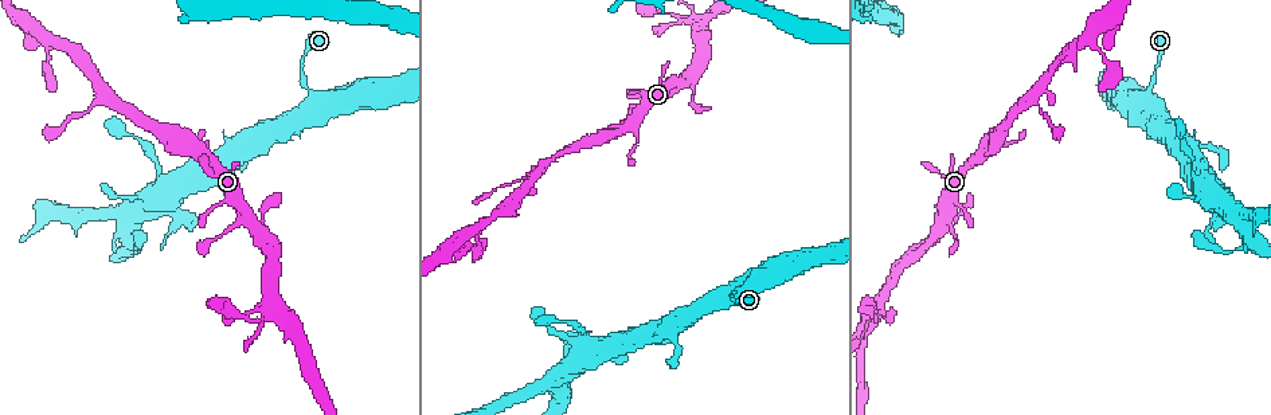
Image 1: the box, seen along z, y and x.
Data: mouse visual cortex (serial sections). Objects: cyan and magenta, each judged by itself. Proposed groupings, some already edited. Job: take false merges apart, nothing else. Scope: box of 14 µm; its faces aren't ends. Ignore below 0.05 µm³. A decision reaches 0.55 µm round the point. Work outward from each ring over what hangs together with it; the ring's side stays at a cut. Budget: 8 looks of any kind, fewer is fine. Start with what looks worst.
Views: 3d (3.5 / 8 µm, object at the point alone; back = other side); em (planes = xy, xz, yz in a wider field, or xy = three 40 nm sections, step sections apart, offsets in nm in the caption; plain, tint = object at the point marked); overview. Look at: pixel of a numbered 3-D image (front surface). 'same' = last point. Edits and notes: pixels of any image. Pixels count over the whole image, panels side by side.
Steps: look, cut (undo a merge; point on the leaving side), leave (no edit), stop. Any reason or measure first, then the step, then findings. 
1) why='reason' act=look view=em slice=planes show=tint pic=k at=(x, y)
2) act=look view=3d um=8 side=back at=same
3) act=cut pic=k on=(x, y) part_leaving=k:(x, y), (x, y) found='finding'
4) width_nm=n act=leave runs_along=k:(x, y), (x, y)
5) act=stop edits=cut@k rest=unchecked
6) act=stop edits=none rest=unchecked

why='abrupt turn' act=look view=3d um=3.5 pic=1 at=(255, 231)

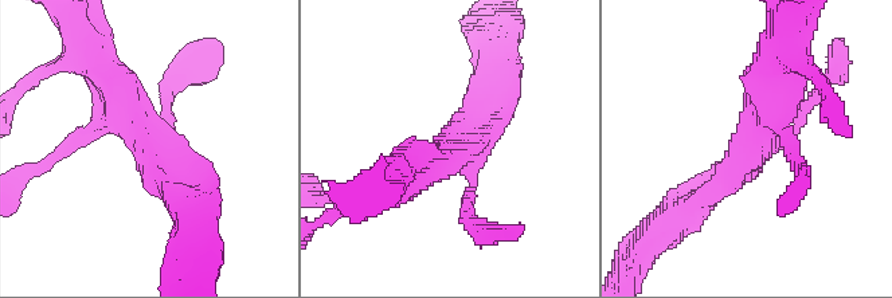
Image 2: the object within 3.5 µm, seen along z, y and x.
act=look view=em slice=xy step=2 show=tint pic=2 at=(757, 142)

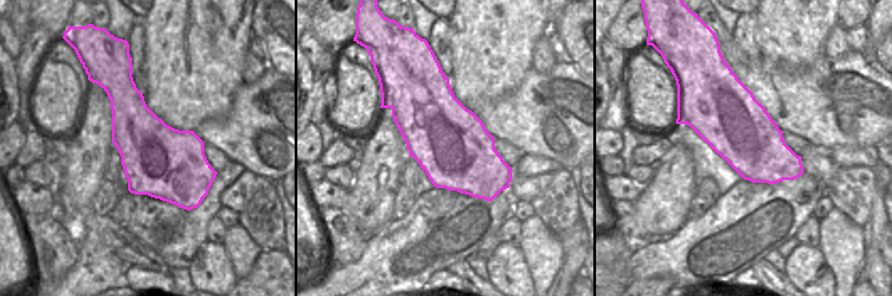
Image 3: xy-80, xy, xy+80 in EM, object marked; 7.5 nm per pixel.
width_nm=550 act=leave runs_along=2:(105, 69), (159, 176), (188, 200) found='one cell here'

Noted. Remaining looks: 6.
why='thin neck' act=look view=em slice=xy step=1 show=tint pic=1 at=(670, 25)

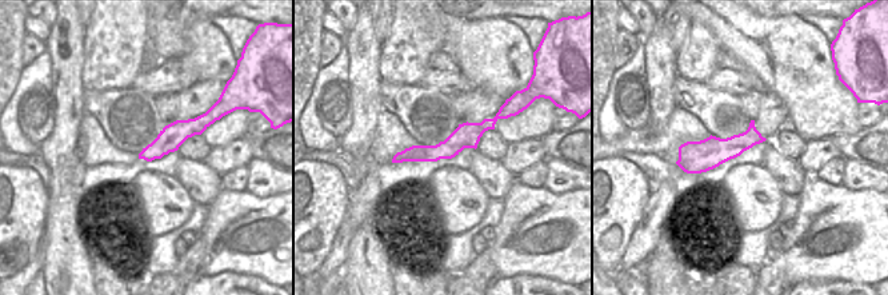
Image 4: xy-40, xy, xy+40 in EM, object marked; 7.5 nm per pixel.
why='see where the arms go' act=look view=3d um=3.5 at=same

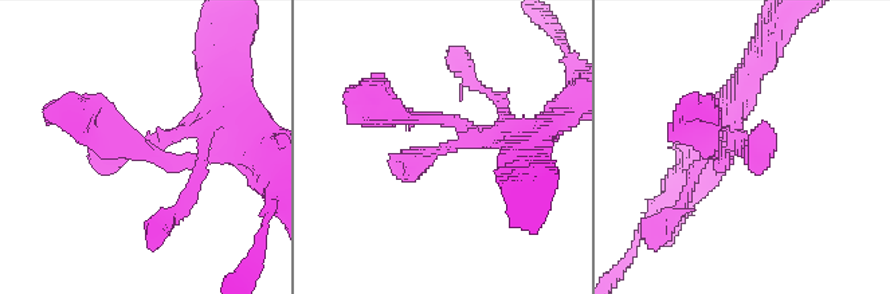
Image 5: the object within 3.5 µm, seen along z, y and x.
act=leave runs_along=4:(503, 114), (447, 150), (396, 159) found='continuous, no second cell'

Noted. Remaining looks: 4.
why='small branch off a trunk' act=look view=3d um=3.5 side=back pic=1 at=(110, 98)

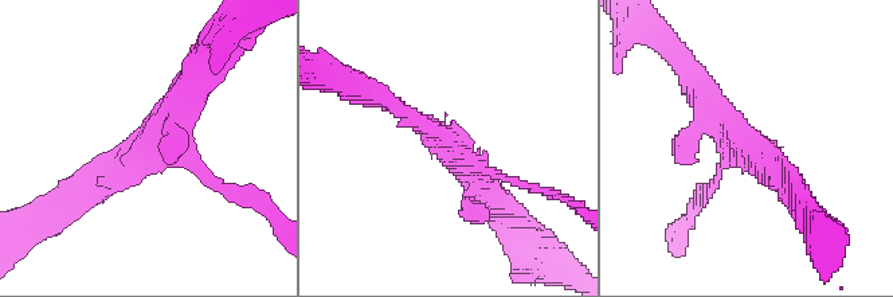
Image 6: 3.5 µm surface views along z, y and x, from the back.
act=look view=em slice=xy step=2 show=plain pic=6 at=(450, 147)

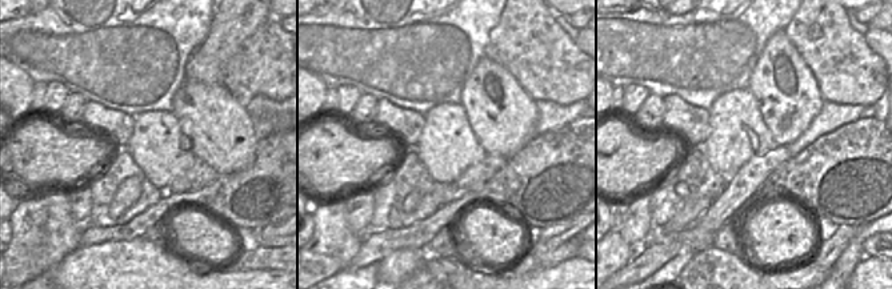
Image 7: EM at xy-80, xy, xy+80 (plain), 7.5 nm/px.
act=look view=em slice=xy step=2 show=tint at=same

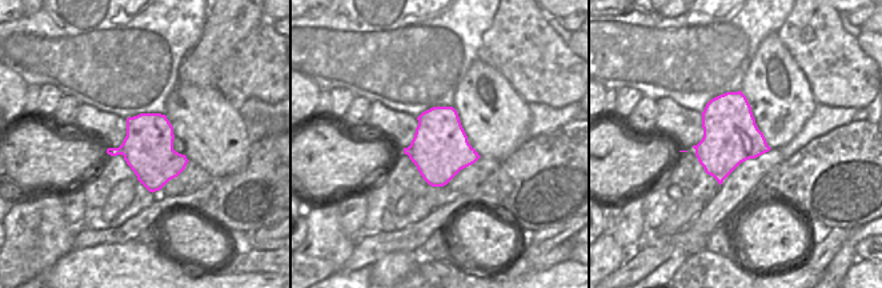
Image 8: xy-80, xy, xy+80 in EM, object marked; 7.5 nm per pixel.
act=leave found='one cell here'

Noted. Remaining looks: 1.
act=stop edits=none rest=unchecked

